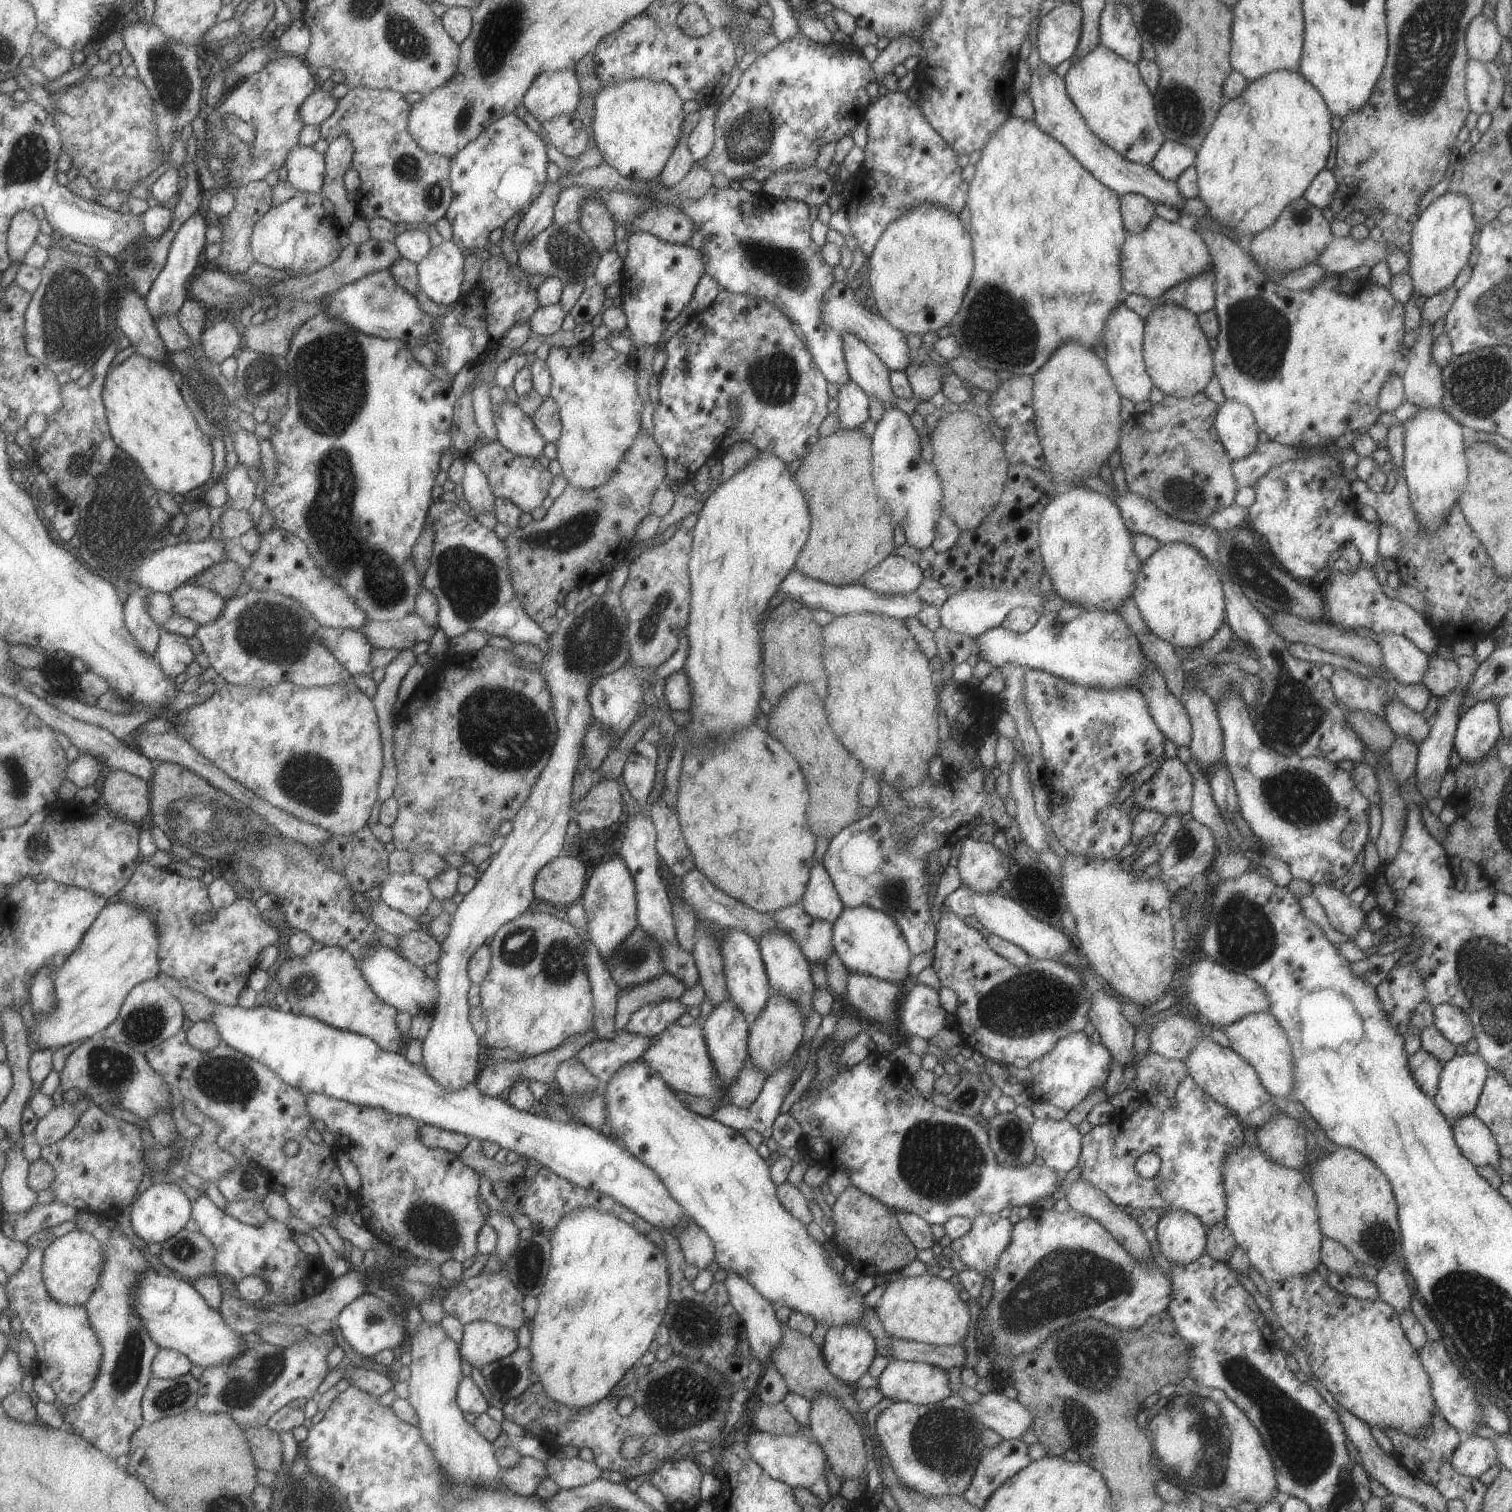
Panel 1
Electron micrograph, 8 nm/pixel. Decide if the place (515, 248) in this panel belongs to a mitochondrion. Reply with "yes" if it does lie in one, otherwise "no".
no

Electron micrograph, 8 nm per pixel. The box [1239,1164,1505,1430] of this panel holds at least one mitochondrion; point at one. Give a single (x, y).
(1378, 1239)

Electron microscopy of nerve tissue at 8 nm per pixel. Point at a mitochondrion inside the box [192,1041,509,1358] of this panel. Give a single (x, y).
(427, 1223)

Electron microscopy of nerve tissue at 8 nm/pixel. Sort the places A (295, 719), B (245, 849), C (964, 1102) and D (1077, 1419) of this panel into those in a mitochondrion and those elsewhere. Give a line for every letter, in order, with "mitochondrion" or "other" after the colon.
A: other
B: mitochondrion
C: mitochondrion
D: mitochondrion

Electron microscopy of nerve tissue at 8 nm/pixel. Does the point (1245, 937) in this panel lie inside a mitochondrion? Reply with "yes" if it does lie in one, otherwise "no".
yes

